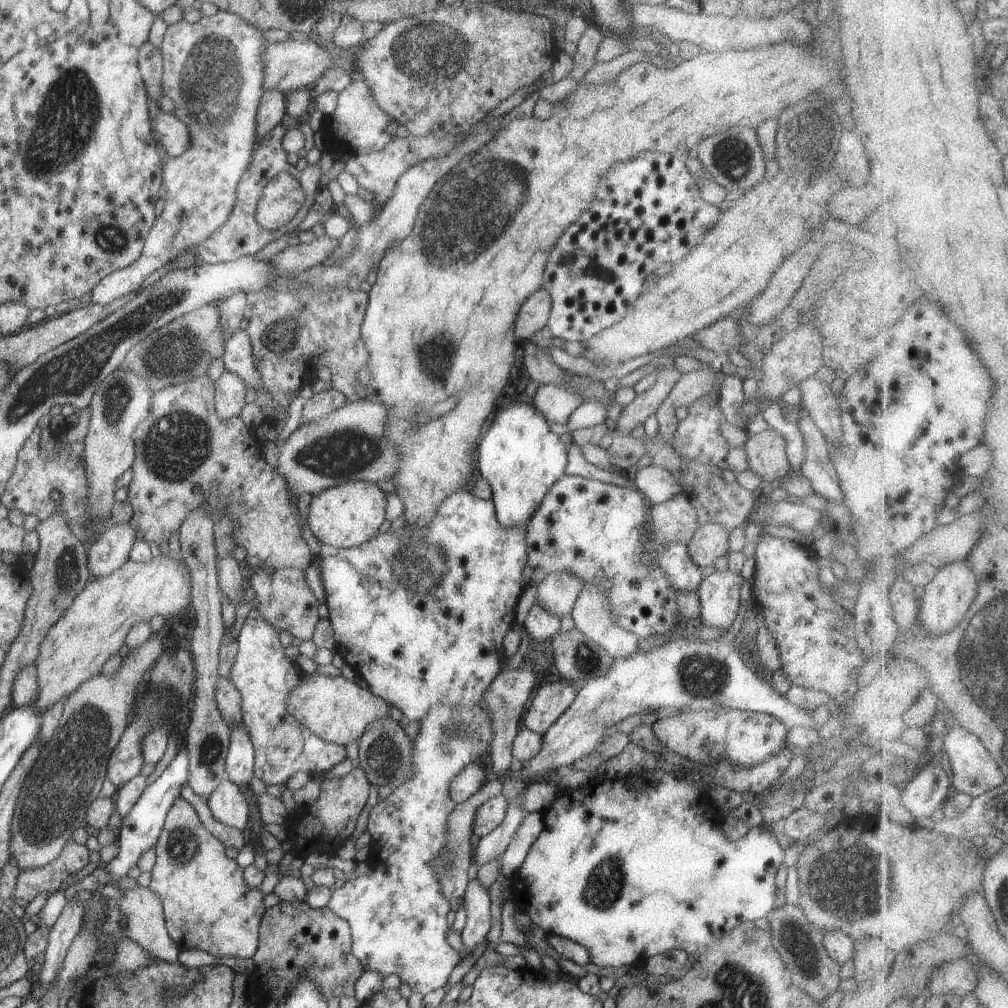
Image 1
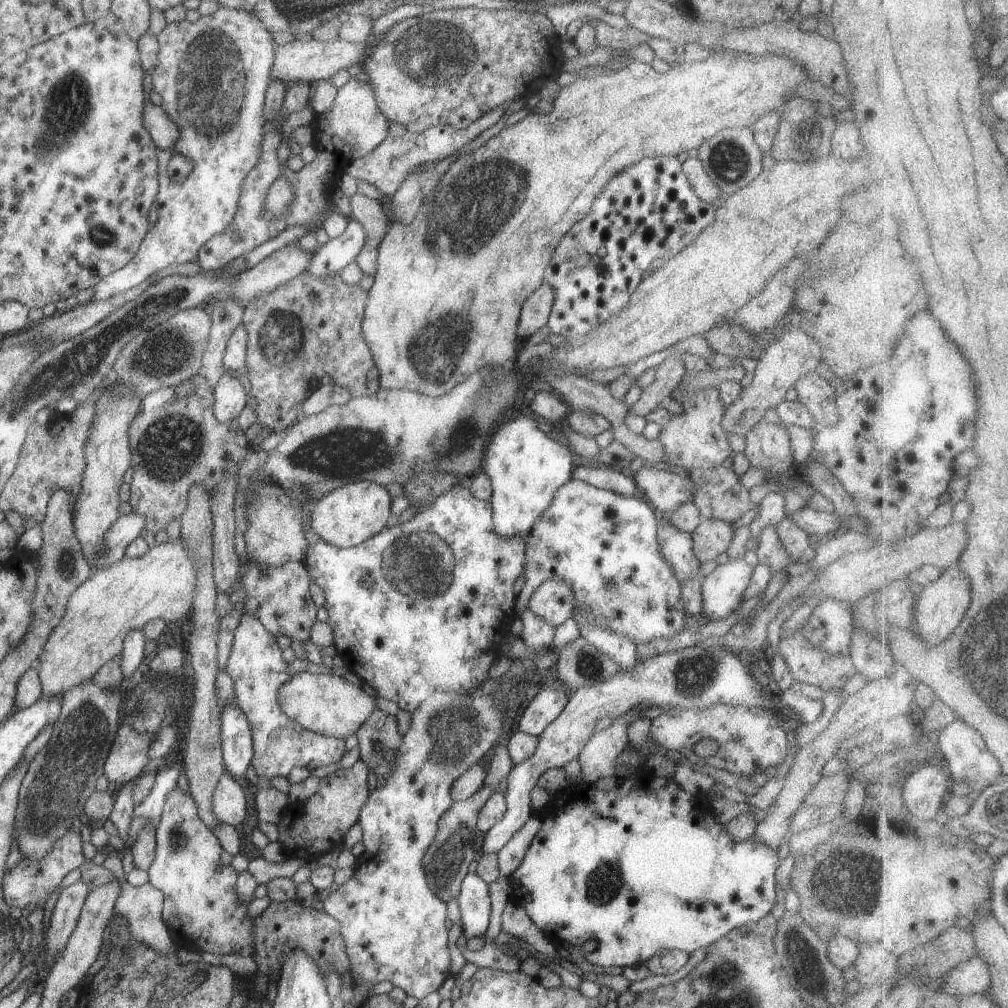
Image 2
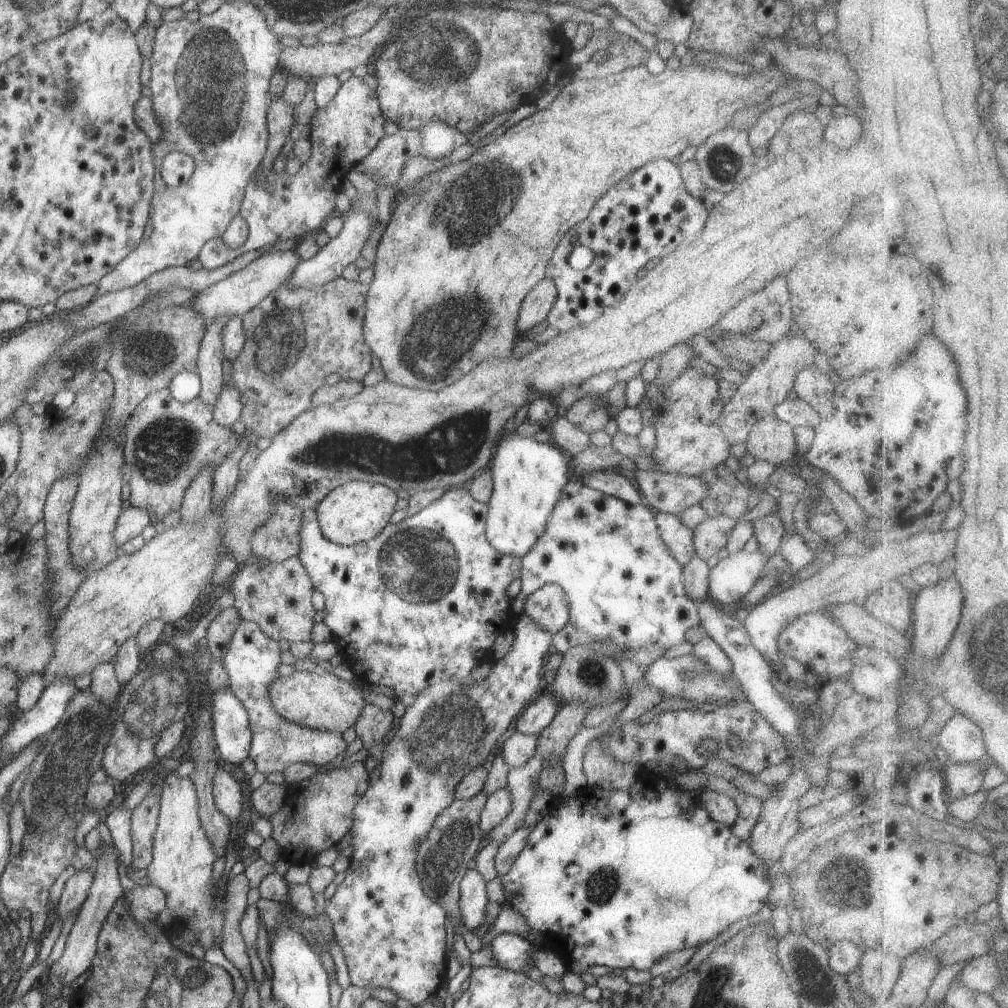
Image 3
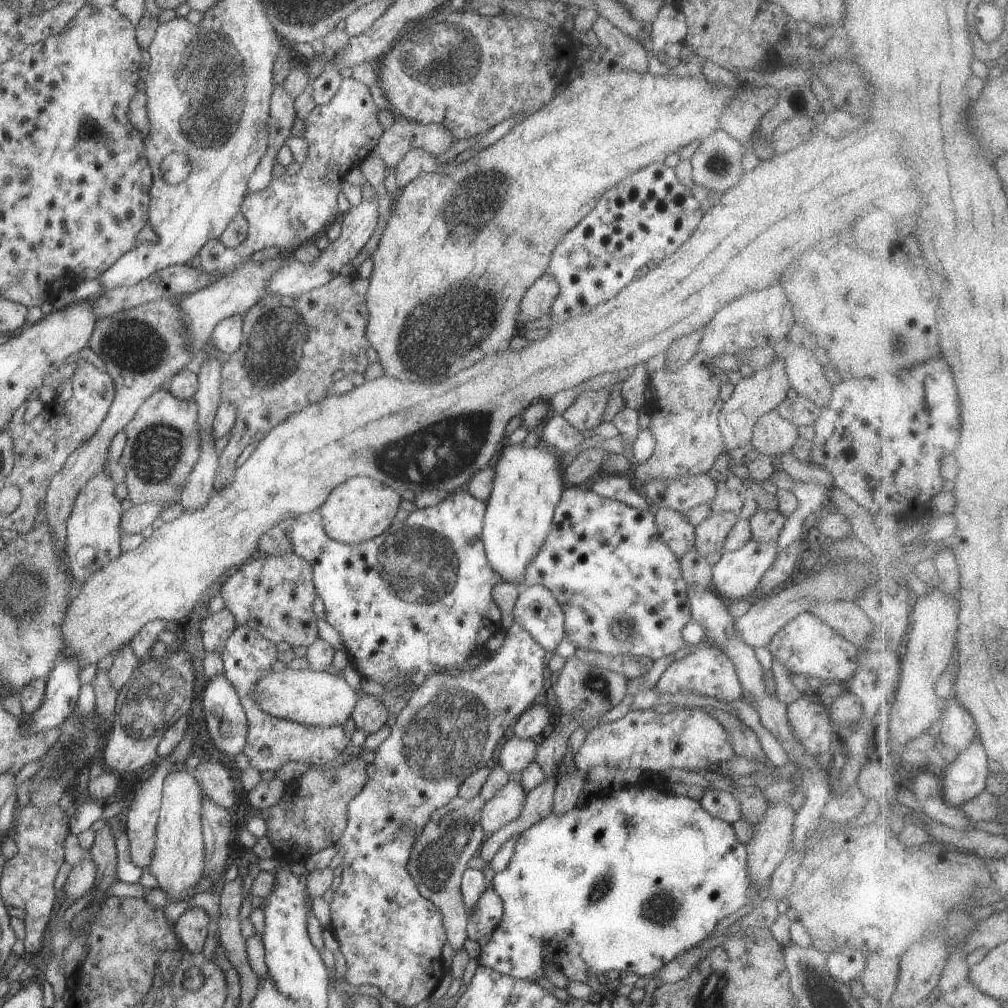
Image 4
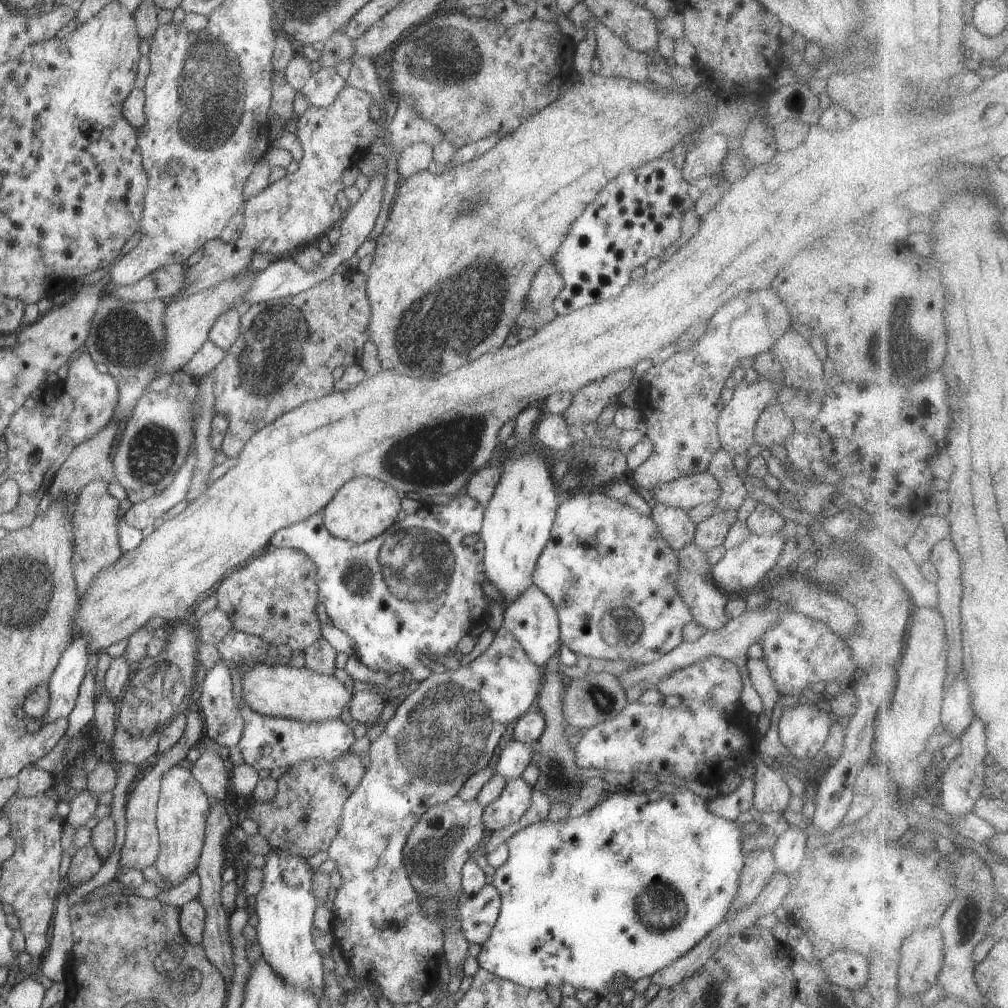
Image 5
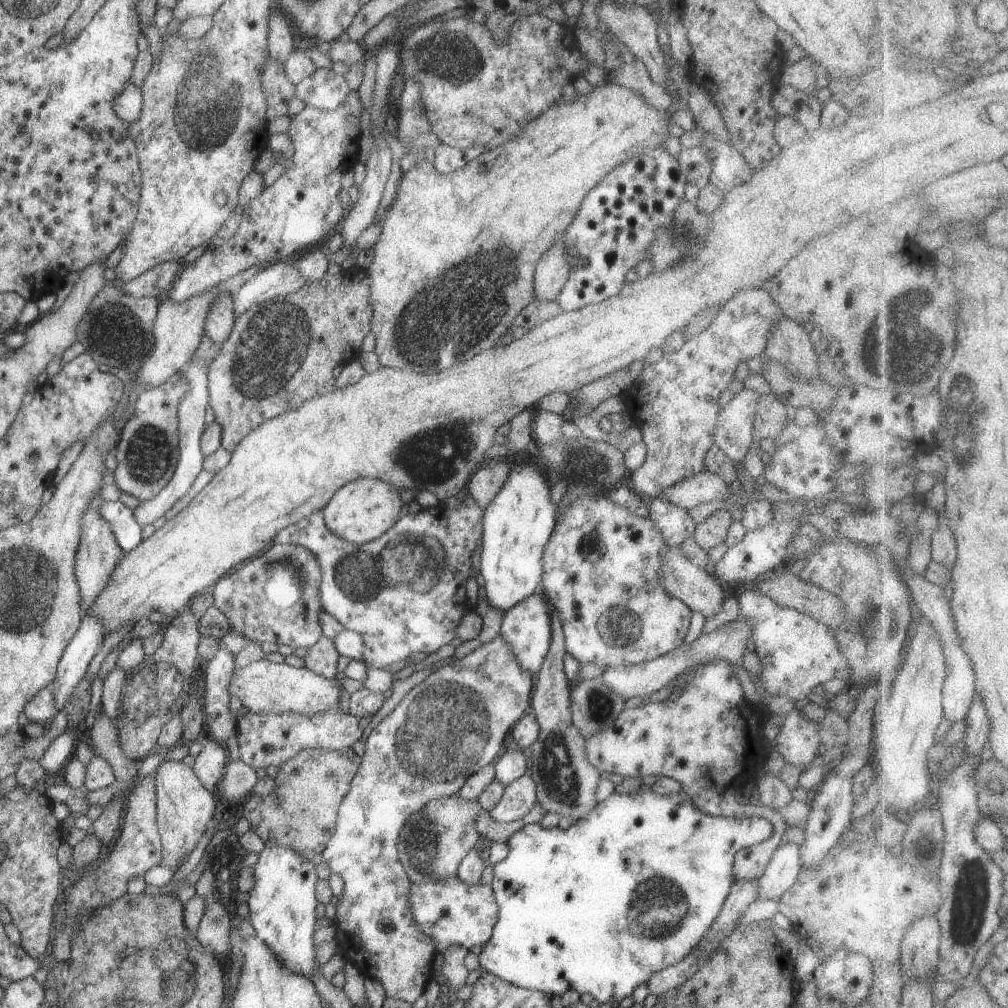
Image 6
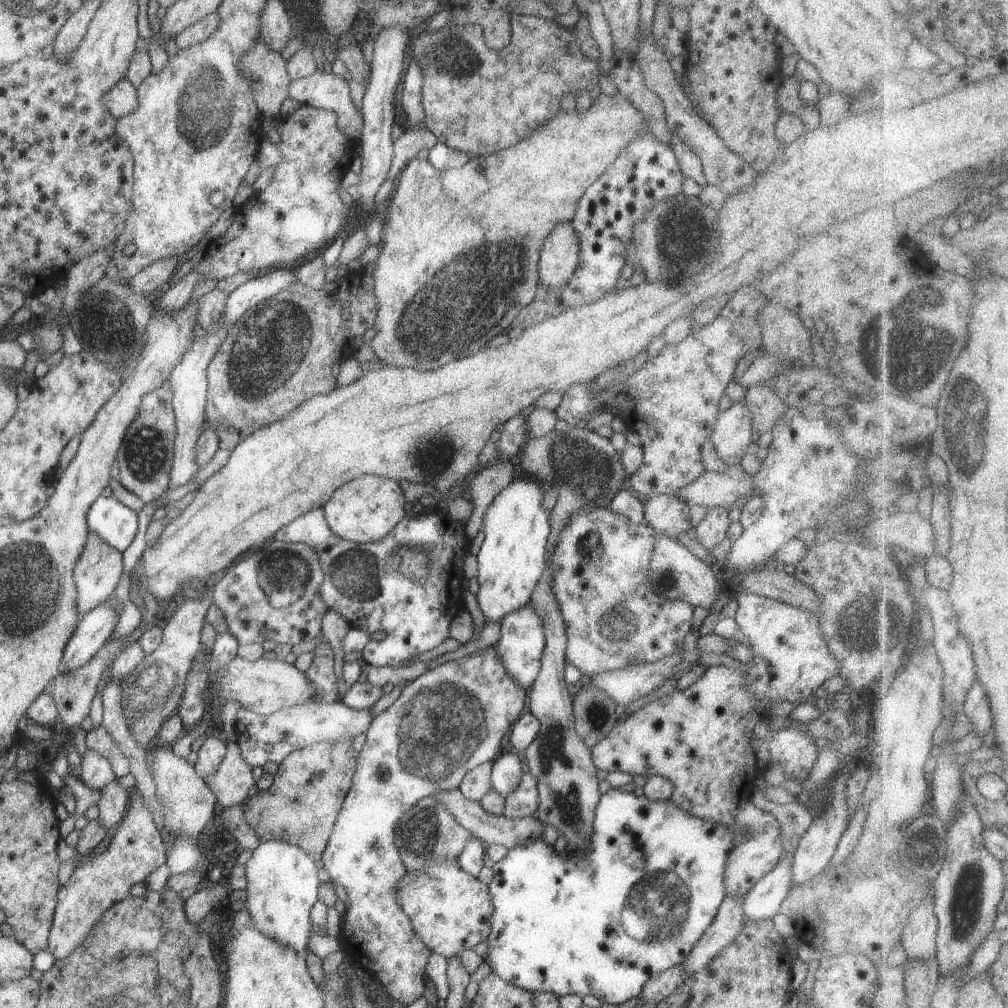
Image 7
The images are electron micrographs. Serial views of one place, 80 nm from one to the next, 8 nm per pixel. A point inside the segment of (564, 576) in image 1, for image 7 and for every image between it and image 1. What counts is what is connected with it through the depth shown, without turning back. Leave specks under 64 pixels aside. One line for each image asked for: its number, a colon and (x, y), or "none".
2: (554, 600)
3: (548, 606)
4: (536, 608)
5: (532, 618)
6: (526, 627)
7: (522, 642)

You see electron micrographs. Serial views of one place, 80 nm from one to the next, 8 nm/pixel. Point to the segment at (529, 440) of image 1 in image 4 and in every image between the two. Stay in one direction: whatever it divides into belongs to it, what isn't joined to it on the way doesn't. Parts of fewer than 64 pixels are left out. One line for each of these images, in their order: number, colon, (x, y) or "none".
2: (525, 467)
3: (528, 476)
4: (529, 481)

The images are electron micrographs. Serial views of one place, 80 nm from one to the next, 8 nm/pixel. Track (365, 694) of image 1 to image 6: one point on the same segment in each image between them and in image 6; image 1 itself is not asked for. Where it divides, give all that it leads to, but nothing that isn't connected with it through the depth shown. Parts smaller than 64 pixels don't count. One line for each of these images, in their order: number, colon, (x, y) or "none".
2: (326, 704)
3: (322, 701)
4: (308, 697)
5: (300, 694)
6: (264, 687)

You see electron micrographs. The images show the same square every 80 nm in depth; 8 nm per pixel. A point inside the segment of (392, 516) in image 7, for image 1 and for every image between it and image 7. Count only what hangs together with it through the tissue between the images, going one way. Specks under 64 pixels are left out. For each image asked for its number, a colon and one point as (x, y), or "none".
1: (346, 515)
2: (349, 515)
3: (356, 511)
4: (360, 508)
5: (361, 509)
6: (362, 510)

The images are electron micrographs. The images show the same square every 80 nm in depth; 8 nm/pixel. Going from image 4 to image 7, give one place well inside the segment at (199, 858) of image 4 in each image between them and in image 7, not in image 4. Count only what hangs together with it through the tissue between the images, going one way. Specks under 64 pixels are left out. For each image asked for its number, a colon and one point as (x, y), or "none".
5: (182, 805)
6: (184, 807)
7: (187, 802)

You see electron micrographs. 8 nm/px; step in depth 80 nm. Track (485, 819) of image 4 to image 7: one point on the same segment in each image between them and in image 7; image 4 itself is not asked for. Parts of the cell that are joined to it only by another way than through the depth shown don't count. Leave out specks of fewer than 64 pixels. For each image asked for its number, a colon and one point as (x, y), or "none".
5: (515, 799)
6: (520, 796)
7: (523, 801)

